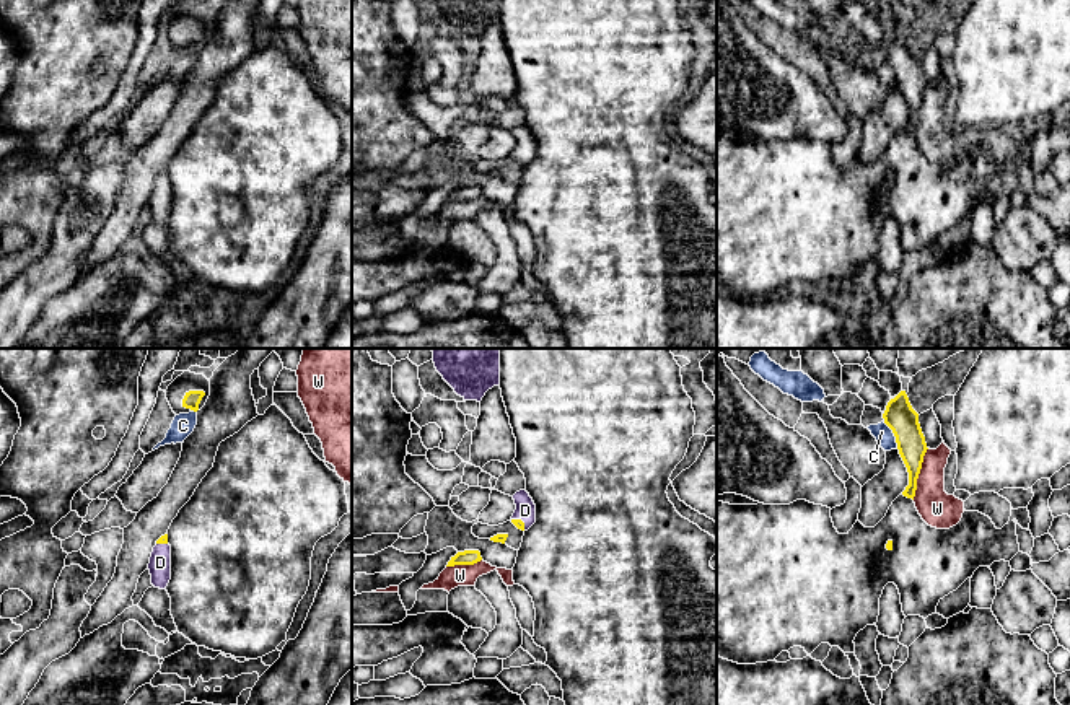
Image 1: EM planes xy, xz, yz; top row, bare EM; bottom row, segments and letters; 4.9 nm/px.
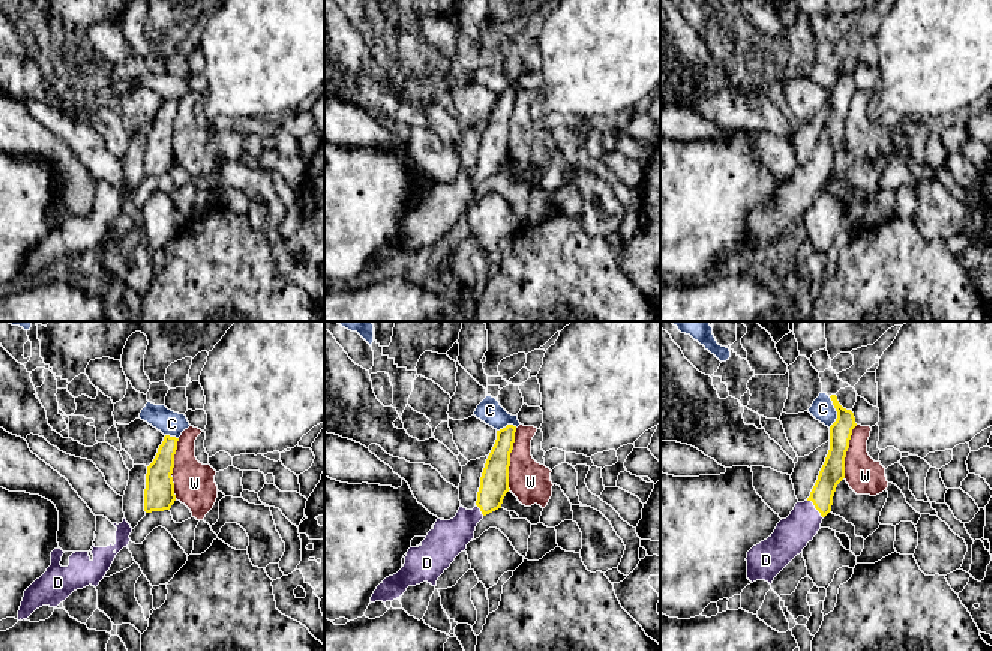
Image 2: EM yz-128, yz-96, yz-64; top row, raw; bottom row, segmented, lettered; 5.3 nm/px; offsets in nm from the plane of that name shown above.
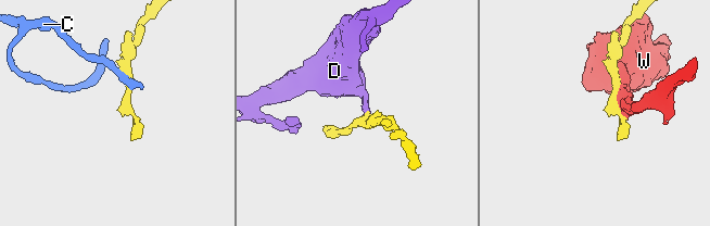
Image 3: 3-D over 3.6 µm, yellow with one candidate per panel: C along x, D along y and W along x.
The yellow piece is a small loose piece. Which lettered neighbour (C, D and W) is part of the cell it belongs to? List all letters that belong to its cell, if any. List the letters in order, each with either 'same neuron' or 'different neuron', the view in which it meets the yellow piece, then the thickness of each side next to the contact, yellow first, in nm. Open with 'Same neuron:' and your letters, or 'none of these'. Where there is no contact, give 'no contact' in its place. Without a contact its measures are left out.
Same neuron: D
C: different neuron; contact in yz; calibres 150 and 90 nm
D: same neuron; contact in xz; calibres 50 and 100 nm
W: different neuron; contact in yz; calibres 140 and 180 nm

